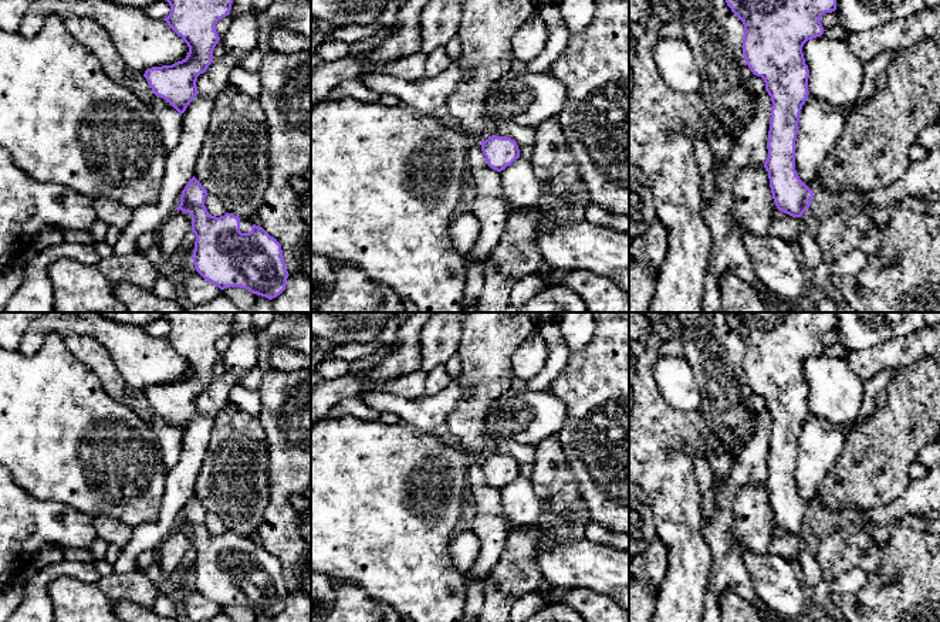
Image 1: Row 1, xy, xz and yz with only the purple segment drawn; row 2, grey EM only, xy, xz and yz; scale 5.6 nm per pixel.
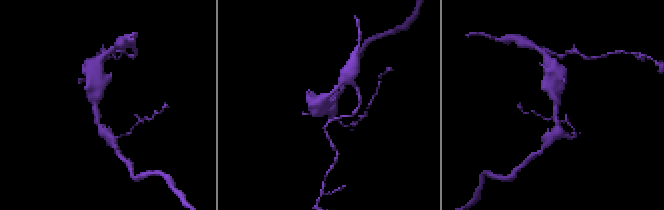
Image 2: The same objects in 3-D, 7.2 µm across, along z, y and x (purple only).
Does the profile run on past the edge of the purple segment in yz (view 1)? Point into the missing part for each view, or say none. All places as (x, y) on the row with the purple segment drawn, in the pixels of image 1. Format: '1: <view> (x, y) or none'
1: none

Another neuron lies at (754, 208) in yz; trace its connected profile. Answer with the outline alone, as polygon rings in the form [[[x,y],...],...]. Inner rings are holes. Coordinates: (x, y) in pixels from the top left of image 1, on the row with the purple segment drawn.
[[[764,163],[745,168],[734,185],[731,216],[737,229],[754,236],[768,234],[774,213],[778,210]]]

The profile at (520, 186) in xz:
[[[521,156],[500,172],[500,182],[507,206],[534,206],[545,192],[545,183]]]

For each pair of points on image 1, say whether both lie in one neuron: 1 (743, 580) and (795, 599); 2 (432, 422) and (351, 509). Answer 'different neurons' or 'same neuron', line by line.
1: different neurons
2: different neurons

